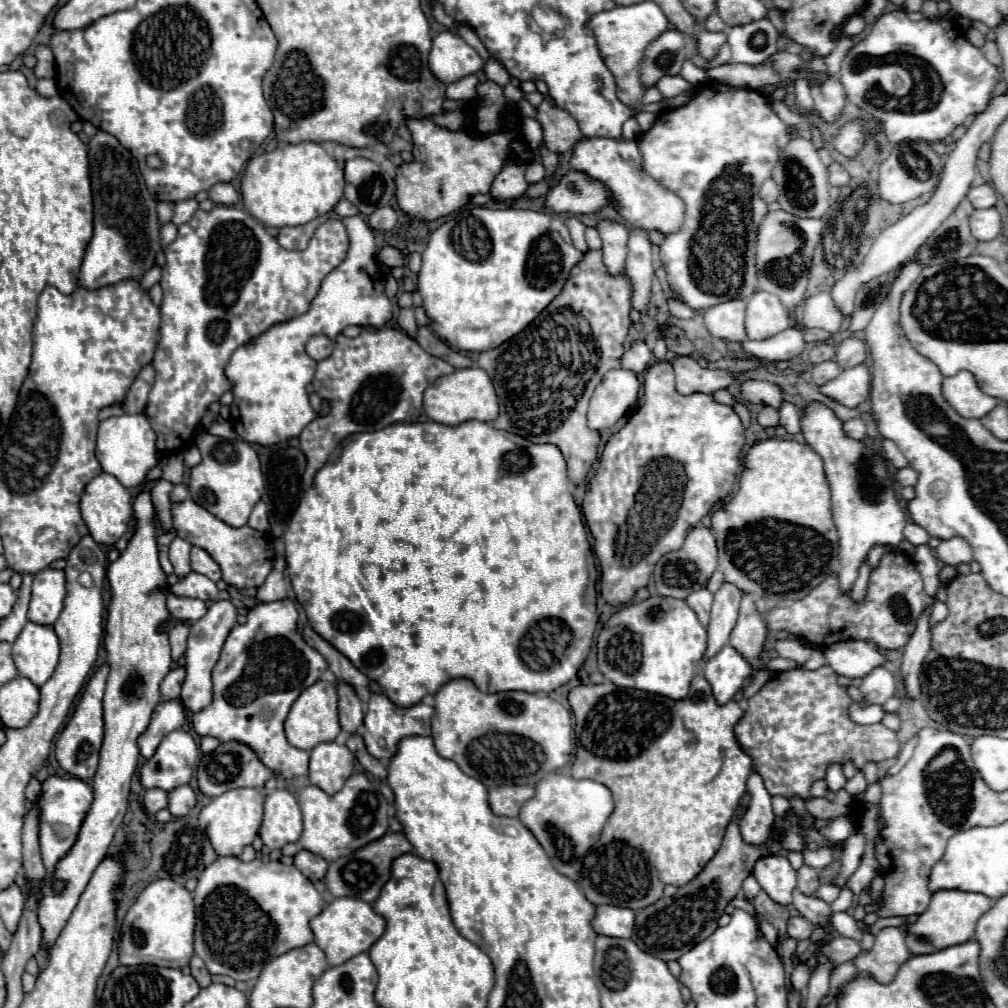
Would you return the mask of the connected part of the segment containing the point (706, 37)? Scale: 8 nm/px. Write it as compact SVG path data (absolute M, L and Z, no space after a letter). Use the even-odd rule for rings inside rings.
M702 29L696 35L696 41L698 41L698 53L702 57L706 57L706 59L712 59L712 57L716 57L718 49L724 45L726 33L724 31L708 31L708 29Z

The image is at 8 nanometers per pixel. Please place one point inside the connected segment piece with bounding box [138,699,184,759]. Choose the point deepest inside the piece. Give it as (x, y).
(168, 716)

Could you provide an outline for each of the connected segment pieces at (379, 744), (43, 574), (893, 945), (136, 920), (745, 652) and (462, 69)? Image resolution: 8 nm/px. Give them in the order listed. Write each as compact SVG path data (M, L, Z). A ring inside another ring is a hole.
M372 693L370 701L368 701L368 713L366 713L362 729L360 729L360 735L364 739L364 745L366 745L368 753L376 759L392 759L398 751L398 743L404 737L410 737L410 735L428 737L430 735L432 713L434 713L434 709L424 705L424 703L416 703L412 707L398 707L386 695Z
M44 569L36 573L32 583L28 619L32 623L52 627L62 611L64 597L66 597L66 579L62 571Z
M886 927L876 933L874 947L854 959L854 965L862 975L870 975L878 983L890 983L908 959L910 953L904 943L904 929Z
M158 879L158 881L152 881L136 899L136 903L128 909L124 921L122 921L122 927L120 927L120 941L118 941L118 955L120 955L120 963L122 965L140 965L140 963L154 963L154 959L158 961L170 961L170 965L178 965L178 967L186 967L194 949L192 949L192 935L194 935L194 901L192 901L192 893L188 893L182 885L176 885L176 881L168 881L168 879Z
M744 595L738 623L730 633L730 645L752 665L754 671L766 667L762 661L762 651L766 647L766 637L768 637L766 633L768 629L762 615L754 607L754 597Z
M444 31L432 41L428 65L434 77L448 85L466 75L478 73L484 67L484 61L462 37Z

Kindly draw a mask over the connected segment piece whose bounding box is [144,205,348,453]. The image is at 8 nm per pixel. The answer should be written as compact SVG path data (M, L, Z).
M218 205L210 213L196 211L196 215L178 227L176 239L164 249L166 267L162 269L162 325L160 343L154 353L156 379L150 389L144 415L148 417L158 441L158 451L168 453L186 449L192 443L192 435L210 403L218 401L224 391L230 391L230 381L224 377L224 367L232 351L244 345L250 337L264 333L268 325L286 321L308 311L312 297L320 289L320 281L330 273L348 251L348 233L342 221L326 221L312 235L304 251L286 251L278 241L266 233L266 229L242 207Z

